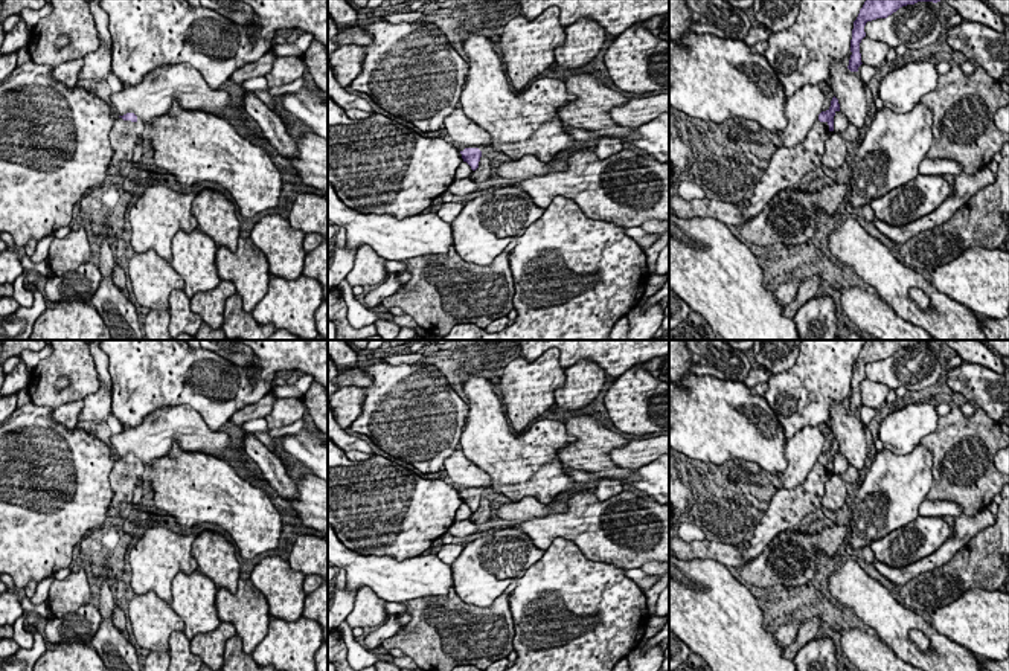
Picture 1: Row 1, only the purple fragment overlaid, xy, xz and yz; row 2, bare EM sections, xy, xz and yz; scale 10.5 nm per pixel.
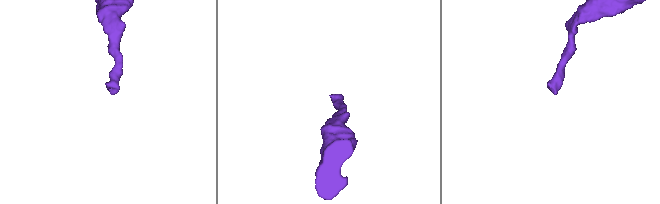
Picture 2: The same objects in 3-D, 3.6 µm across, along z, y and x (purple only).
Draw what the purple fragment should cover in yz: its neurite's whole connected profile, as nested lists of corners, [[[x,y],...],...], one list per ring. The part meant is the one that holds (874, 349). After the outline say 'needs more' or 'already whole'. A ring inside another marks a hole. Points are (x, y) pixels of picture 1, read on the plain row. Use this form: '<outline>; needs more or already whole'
[[[866,340],[857,361],[854,363],[852,381],[850,381],[852,396],[850,396],[847,410],[850,413],[858,413],[858,409],[863,406],[861,395],[860,395],[860,384],[866,378],[864,368],[867,363],[872,363],[876,360],[887,360],[889,357],[896,354],[899,349],[907,346],[915,346],[918,343],[937,345],[940,342],[942,340]]]; already whole

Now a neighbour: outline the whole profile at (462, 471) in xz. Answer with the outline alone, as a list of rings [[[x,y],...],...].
[[[460,448],[444,461],[442,473],[448,474],[454,485],[494,491],[489,474],[469,461]]]

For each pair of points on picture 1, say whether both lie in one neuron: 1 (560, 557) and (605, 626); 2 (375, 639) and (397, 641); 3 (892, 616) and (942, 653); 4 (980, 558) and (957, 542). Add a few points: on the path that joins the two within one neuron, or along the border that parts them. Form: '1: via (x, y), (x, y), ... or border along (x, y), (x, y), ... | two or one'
1: via (564, 574), (598, 609) | one
2: border along (401, 627), (380, 645) | two
3: via (906, 619), (918, 621), (936, 639) | one
4: border along (992, 523), (979, 529), (947, 561), (935, 566) | two

